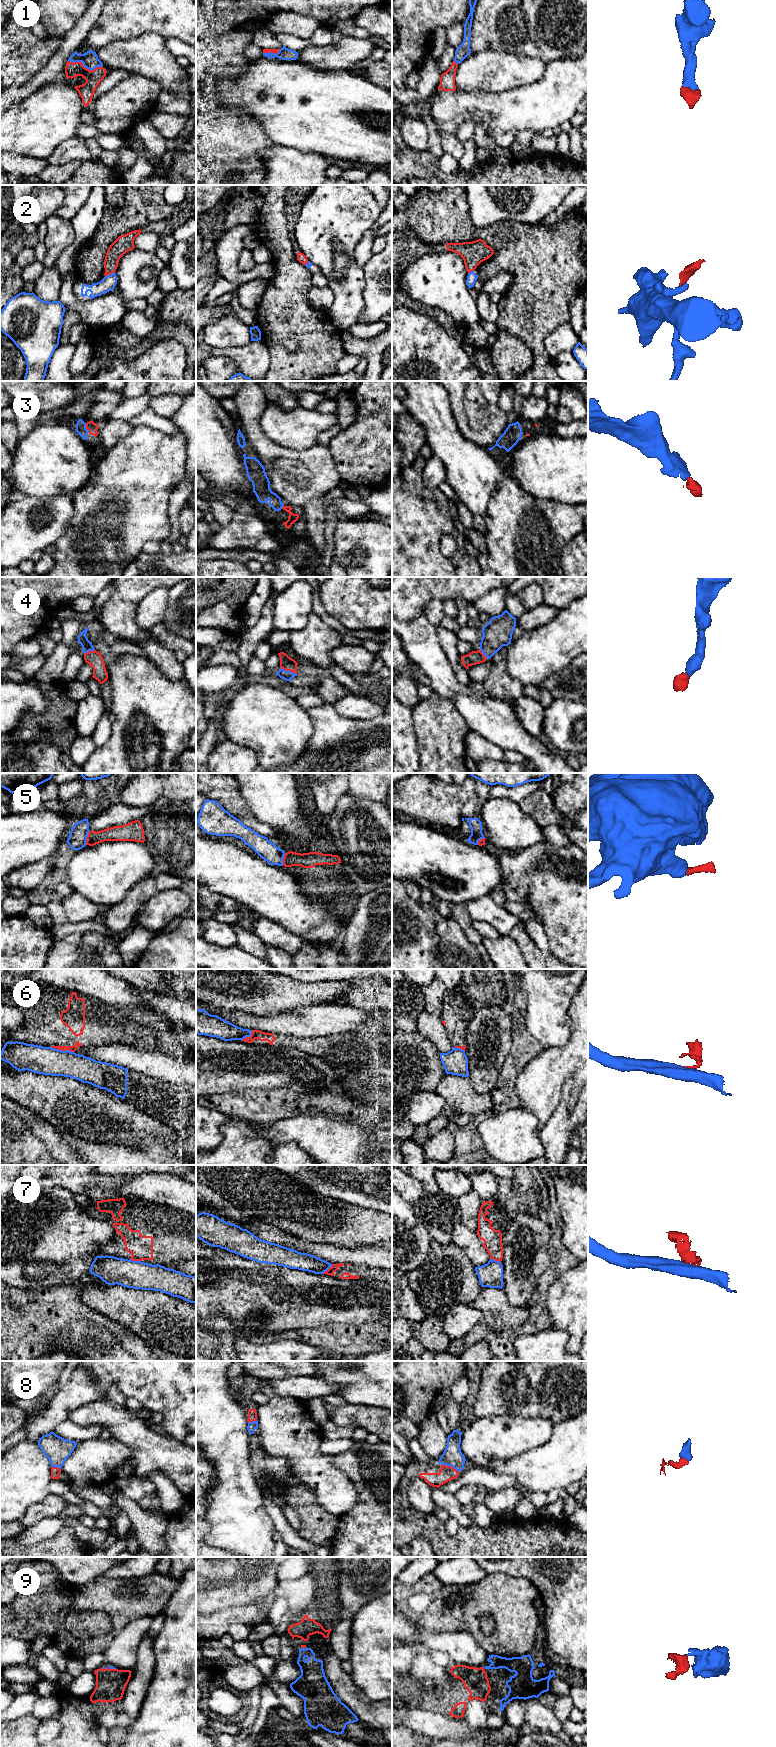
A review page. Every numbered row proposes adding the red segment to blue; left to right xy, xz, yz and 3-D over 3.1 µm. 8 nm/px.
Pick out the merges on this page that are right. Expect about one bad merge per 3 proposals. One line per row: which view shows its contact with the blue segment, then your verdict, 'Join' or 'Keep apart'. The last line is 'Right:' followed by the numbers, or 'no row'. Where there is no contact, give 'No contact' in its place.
1: Touches blue in xy. Join
2: Touches blue in xy. Keep apart
3: Touches blue in xy. Join
4: Touches blue in xz. Join
5: Touches blue in xy. Keep apart
6: Touches blue in xy. Keep apart
7: Touches blue in xz. Keep apart
8: Touches blue in yz. Join
9: Touches blue in xy. Join
Right: 1, 3, 4, 8, 9

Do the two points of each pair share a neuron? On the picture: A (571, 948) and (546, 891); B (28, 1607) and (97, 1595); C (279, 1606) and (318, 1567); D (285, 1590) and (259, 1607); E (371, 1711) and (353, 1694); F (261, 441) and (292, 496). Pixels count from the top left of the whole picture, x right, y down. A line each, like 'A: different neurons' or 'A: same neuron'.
A: same neuron
B: different neurons
C: same neuron
D: same neuron
E: same neuron
F: same neuron

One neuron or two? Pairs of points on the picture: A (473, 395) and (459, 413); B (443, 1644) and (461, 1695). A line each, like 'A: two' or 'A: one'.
A: two
B: two

